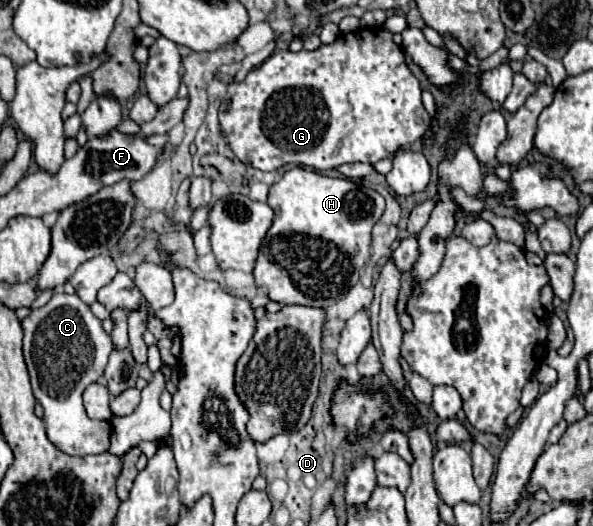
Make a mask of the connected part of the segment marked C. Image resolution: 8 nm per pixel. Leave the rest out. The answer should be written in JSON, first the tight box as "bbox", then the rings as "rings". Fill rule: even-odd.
{"bbox":[22,292,112,456],"rings":[[[56,292],[50,302],[38,310],[32,310],[30,316],[22,320],[24,330],[24,358],[32,380],[34,398],[44,406],[44,426],[48,440],[62,452],[70,456],[86,456],[86,454],[100,454],[110,448],[110,426],[102,420],[88,418],[82,406],[82,392],[88,384],[96,382],[106,368],[108,356],[112,352],[112,340],[104,332],[102,322],[90,312],[90,306],[84,304],[76,294]]]}

